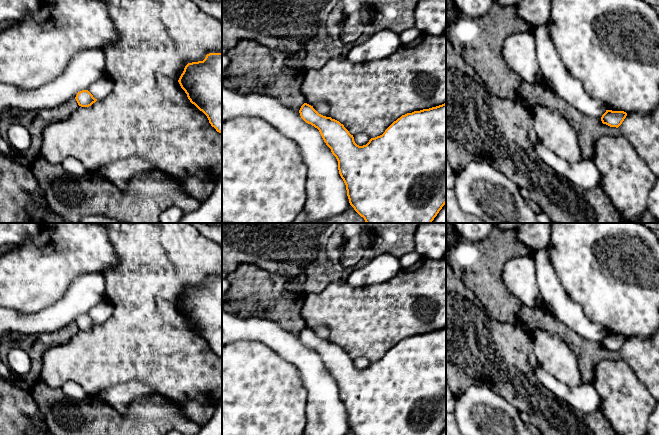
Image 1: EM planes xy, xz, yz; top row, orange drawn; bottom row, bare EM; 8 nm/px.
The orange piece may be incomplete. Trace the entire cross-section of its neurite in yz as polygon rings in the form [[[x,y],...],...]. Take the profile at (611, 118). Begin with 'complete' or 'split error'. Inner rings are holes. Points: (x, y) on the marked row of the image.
complete; [[[606,110],[606,112],[601,117],[601,121],[603,124],[606,124],[610,127],[618,128],[622,124],[626,116],[627,113],[624,111]]]

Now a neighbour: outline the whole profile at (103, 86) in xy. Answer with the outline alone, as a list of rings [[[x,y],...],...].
[[[105,75],[93,83],[88,88],[88,91],[93,95],[95,99],[103,100],[113,90],[113,87],[114,83],[112,79]]]

